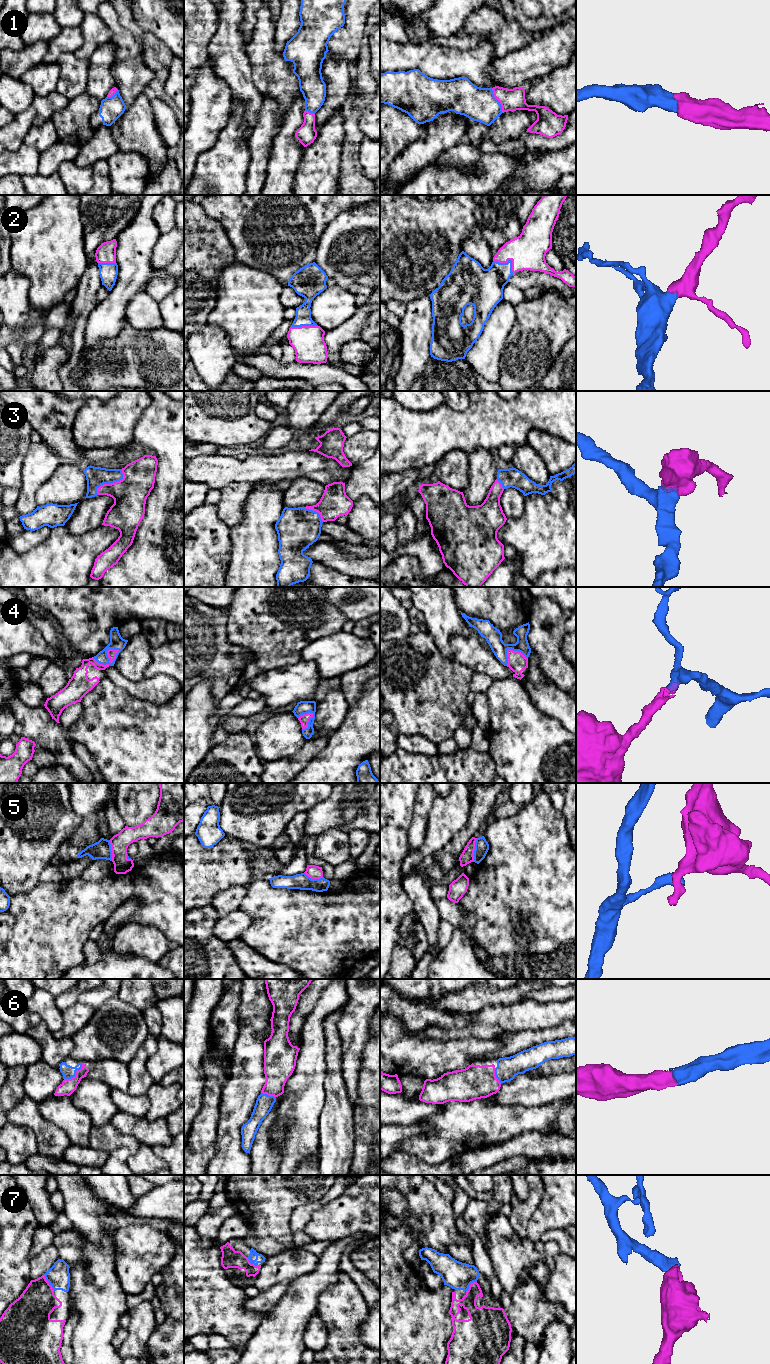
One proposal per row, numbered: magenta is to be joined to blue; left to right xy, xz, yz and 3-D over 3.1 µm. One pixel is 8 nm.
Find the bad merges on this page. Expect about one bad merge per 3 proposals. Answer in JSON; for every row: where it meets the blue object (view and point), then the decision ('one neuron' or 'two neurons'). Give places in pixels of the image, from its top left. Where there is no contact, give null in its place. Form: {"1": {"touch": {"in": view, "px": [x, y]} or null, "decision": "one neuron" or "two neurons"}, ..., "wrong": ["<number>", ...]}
{"1": {"touch": {"in": "yz", "px": [497, 100]}, "decision": "one neuron"}, "2": {"touch": {"in": "yz", "px": [508, 261]}, "decision": "one neuron"}, "3": {"touch": {"in": "xy", "px": [111, 482]}, "decision": "one neuron"}, "4": {"touch": {"in": "xy", "px": [107, 663]}, "decision": "one neuron"}, "5": {"touch": {"in": "yz", "px": [474, 850]}, "decision": "two neurons"}, "6": {"touch": {"in": "xy", "px": [75, 1074]}, "decision": "one neuron"}, "7": {"touch": {"in": "xy", "px": [48, 1281]}, "decision": "one neuron"}, "wrong": ["5"]}

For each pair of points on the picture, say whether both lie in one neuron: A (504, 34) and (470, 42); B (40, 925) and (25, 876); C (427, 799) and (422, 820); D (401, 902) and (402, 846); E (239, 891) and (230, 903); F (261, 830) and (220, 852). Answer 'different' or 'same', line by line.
A: different
B: different
C: same
D: same
E: same
F: different

